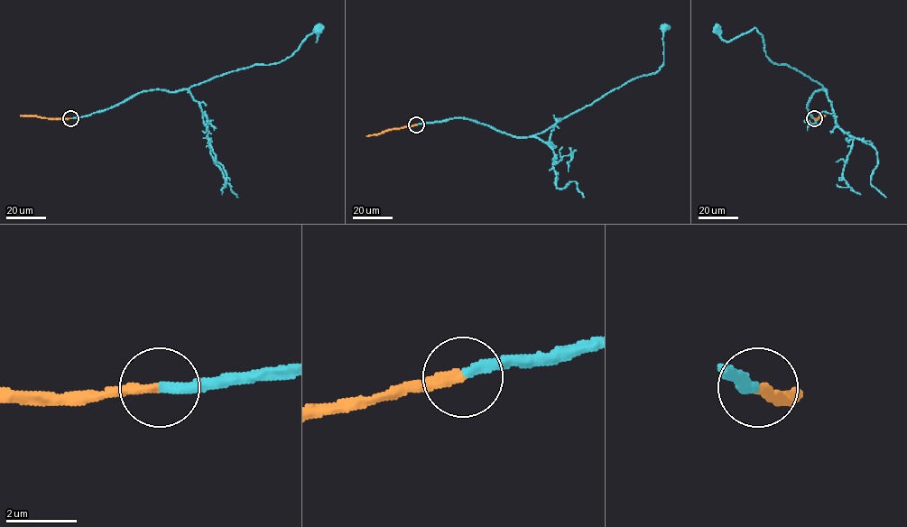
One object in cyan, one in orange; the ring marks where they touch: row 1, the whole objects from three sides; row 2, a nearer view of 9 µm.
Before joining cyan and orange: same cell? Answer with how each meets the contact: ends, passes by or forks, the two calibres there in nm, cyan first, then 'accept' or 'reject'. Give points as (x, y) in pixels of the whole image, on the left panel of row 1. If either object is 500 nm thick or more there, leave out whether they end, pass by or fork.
cyan ends | orange ends | 280/280 nm | accept

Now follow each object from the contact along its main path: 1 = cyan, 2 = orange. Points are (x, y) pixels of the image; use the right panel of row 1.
1: (814, 118), (808, 104), (815, 91), (826, 92), (822, 86), (772, 62), (756, 29), (729, 41), (717, 29)
2: (814, 118), (825, 115)

